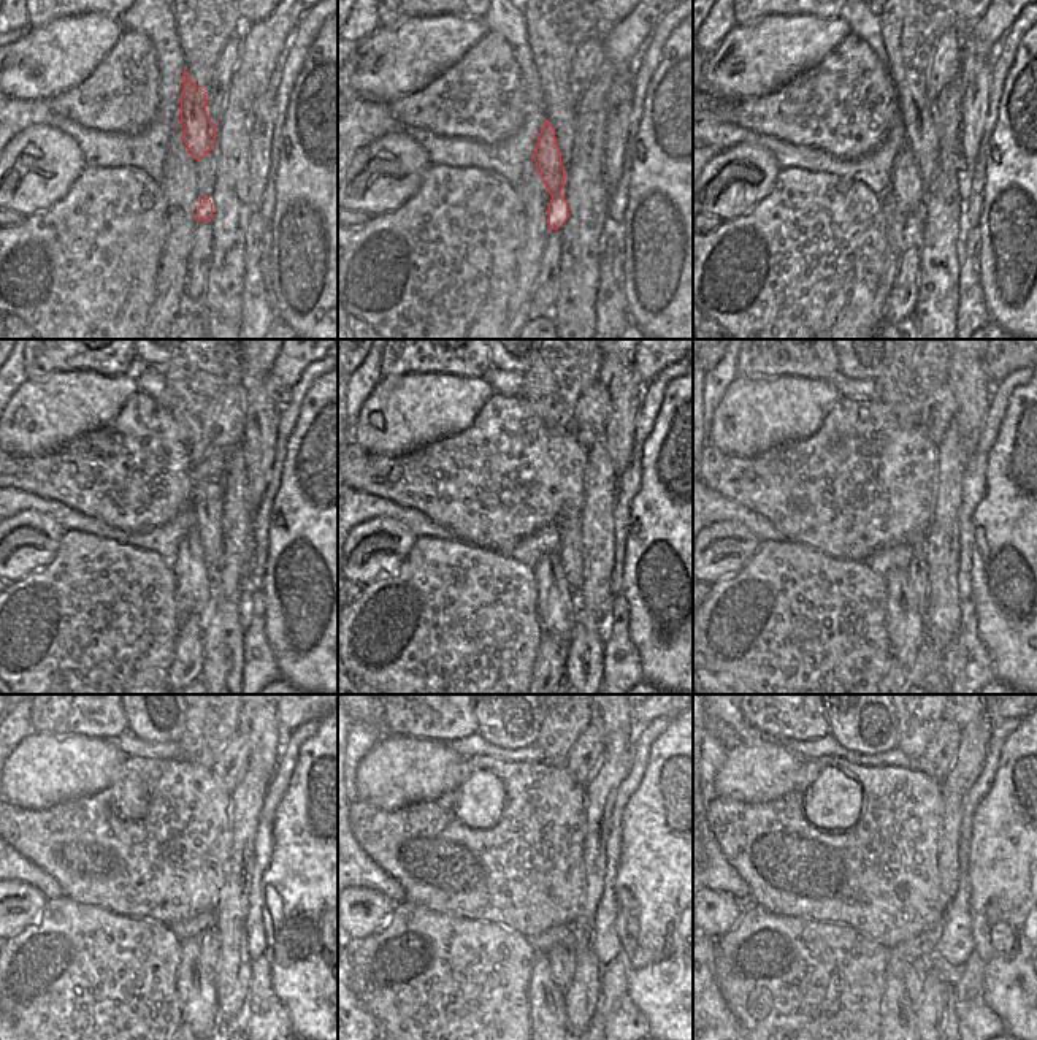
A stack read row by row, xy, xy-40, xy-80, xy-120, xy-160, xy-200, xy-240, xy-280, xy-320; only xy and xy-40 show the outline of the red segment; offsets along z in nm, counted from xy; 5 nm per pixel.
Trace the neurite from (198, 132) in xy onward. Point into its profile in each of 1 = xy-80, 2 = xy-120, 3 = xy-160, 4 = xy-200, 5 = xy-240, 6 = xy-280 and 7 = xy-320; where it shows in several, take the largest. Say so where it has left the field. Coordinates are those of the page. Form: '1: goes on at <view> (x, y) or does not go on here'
1: goes on at xy-80 (906, 189)
2: goes on at xy-120 (194, 592)
3: goes on at xy-160 (555, 601)
4: goes on at xy-200 (906, 623)
5: goes on at xy-240 (195, 985)
6: goes on at xy-280 (546, 999)
7: goes on at xy-320 (898, 1017)

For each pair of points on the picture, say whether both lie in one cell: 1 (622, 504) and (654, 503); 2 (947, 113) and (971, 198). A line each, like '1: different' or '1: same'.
1: different
2: different

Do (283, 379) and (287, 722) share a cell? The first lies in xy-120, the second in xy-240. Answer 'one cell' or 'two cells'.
one cell

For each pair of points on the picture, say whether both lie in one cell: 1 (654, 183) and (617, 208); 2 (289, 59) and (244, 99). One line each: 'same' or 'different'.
1: different
2: different

